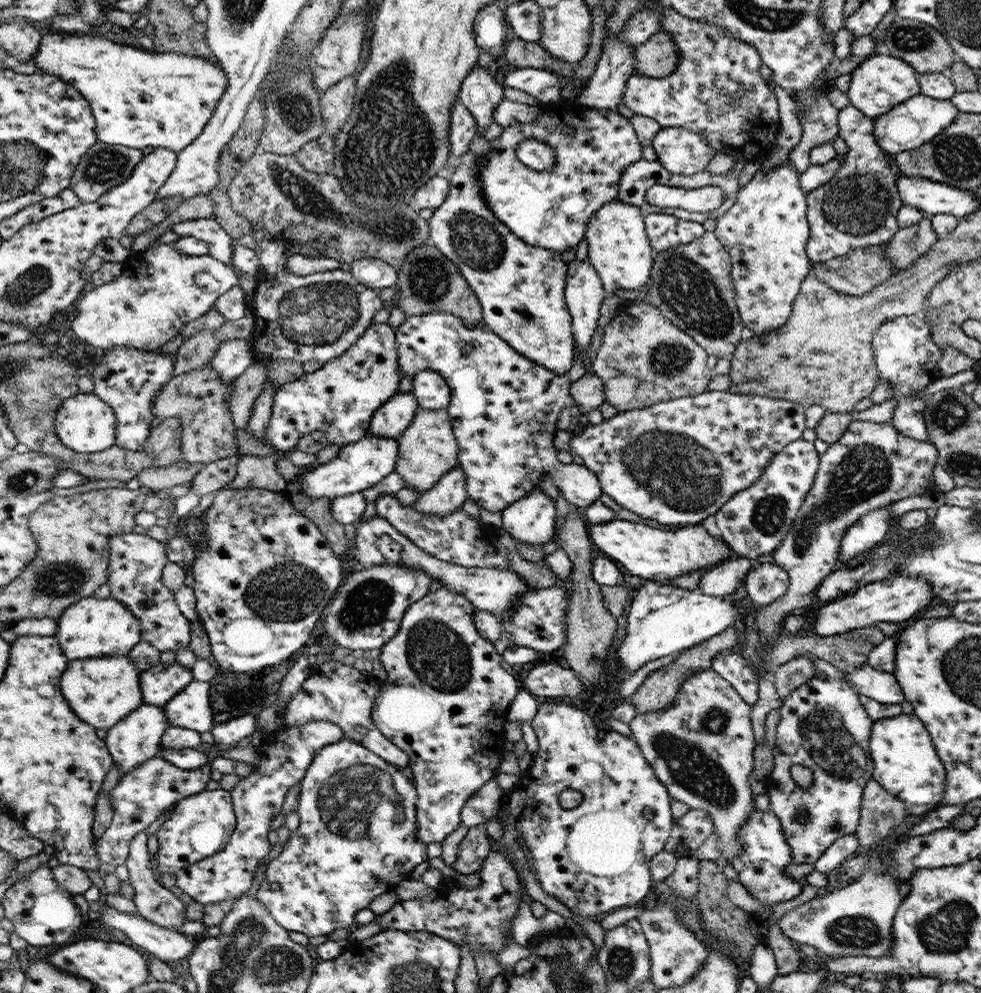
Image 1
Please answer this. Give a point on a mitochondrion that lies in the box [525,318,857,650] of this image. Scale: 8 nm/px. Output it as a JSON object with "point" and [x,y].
{"point":[674,468]}

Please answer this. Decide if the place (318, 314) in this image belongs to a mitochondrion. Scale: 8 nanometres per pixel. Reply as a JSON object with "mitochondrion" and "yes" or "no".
{"mitochondrion":"yes"}

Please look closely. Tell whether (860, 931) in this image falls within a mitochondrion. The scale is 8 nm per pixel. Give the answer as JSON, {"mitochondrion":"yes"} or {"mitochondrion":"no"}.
{"mitochondrion":"yes"}

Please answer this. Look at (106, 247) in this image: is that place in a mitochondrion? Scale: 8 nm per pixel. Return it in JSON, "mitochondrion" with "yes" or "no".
{"mitochondrion":"no"}

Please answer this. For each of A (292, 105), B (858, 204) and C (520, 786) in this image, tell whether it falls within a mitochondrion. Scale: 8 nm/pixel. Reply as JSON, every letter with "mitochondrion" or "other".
{"A":"mitochondrion","B":"mitochondrion","C":"other"}

